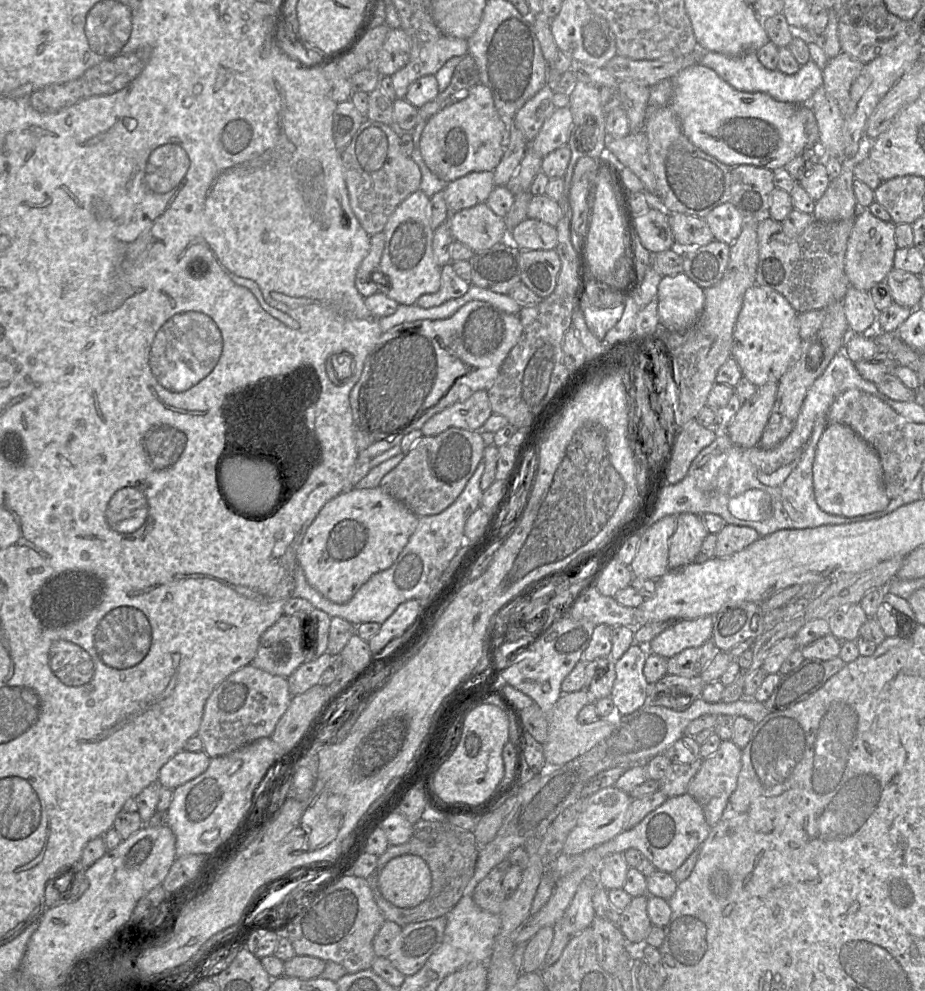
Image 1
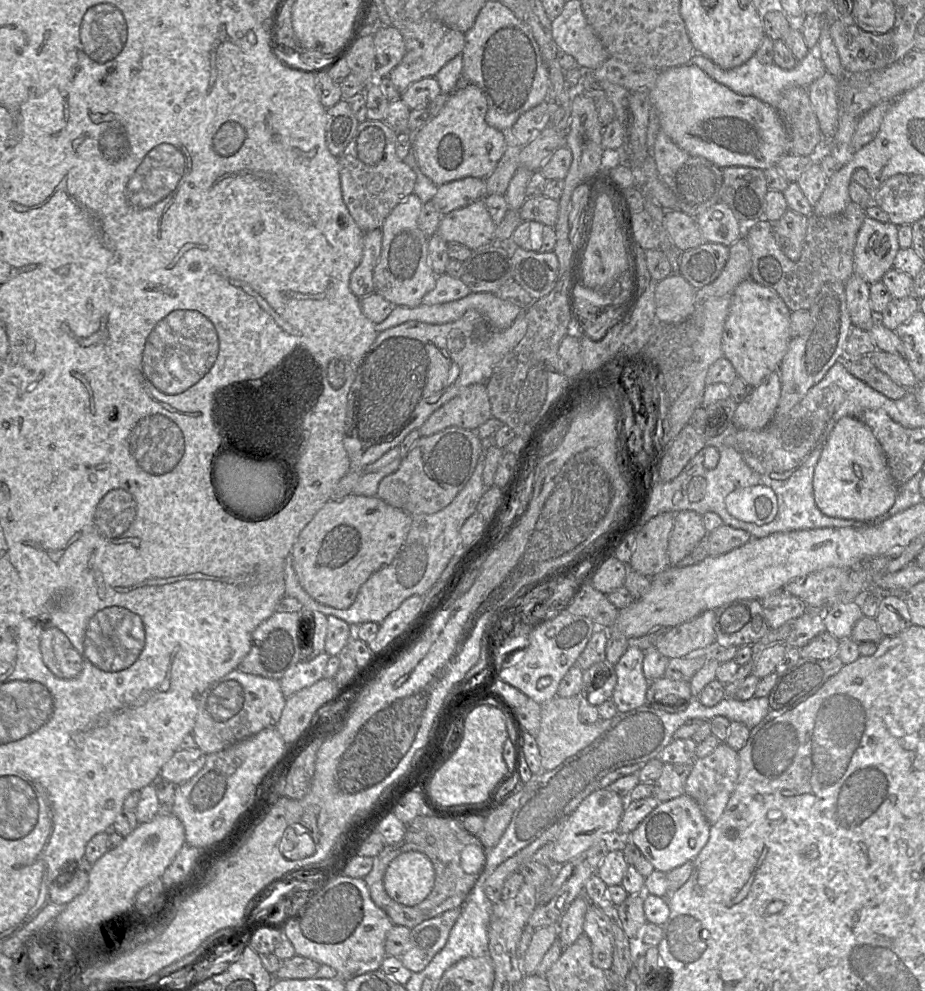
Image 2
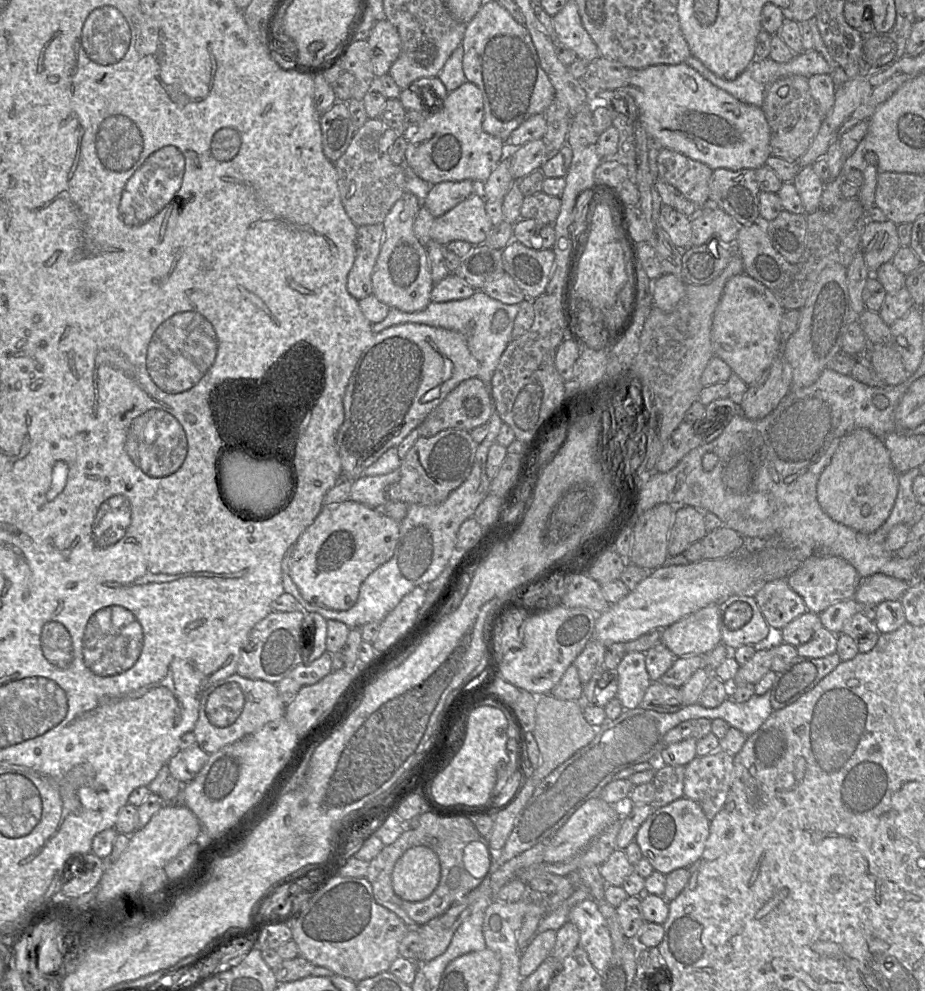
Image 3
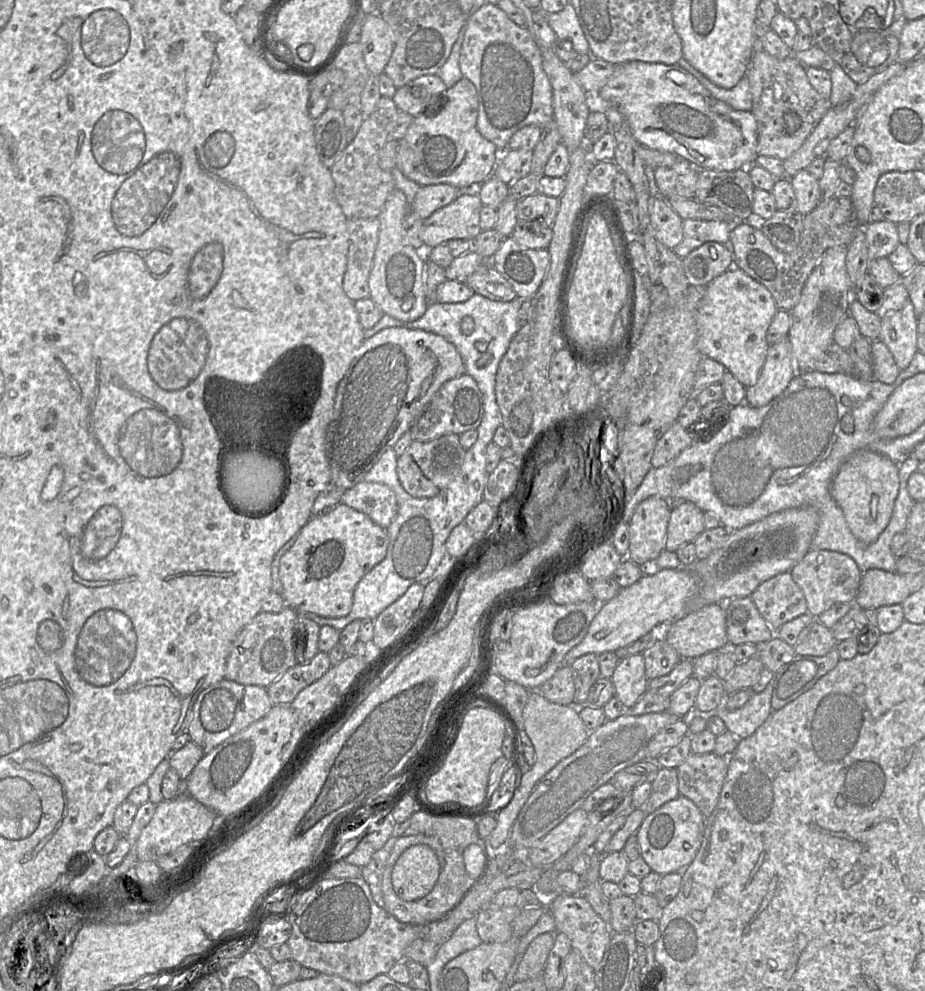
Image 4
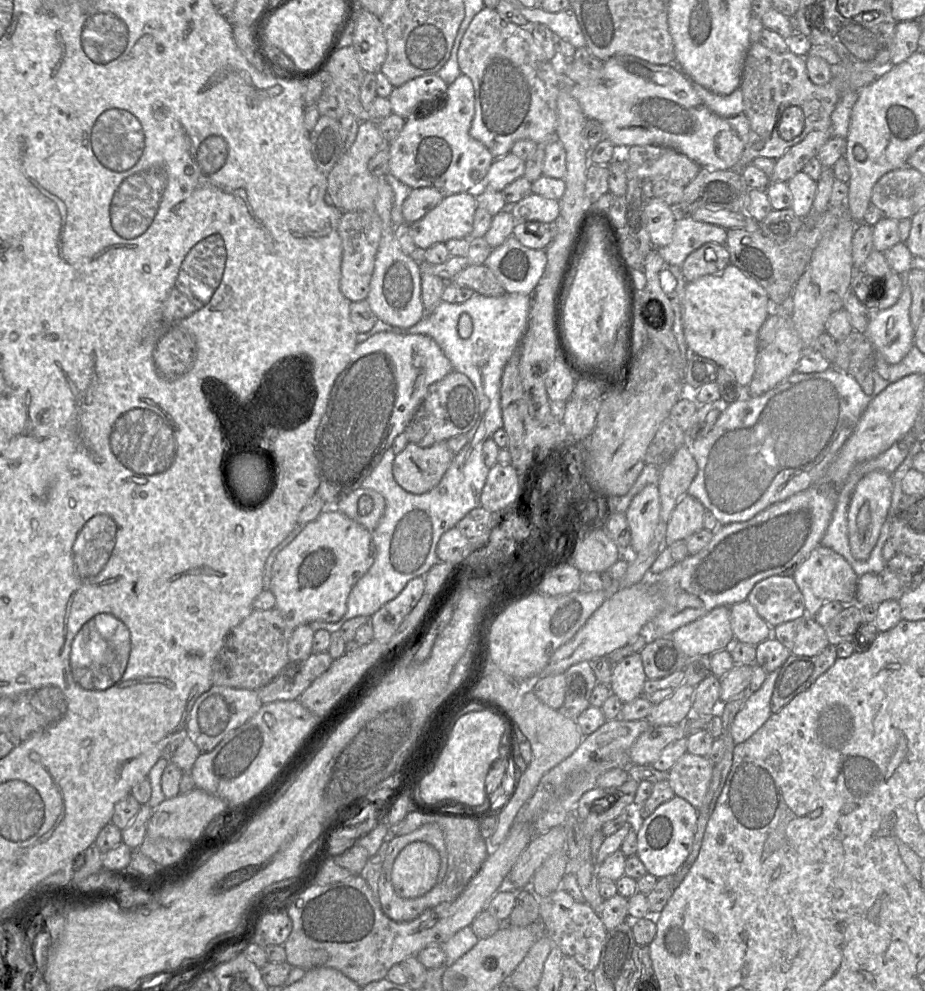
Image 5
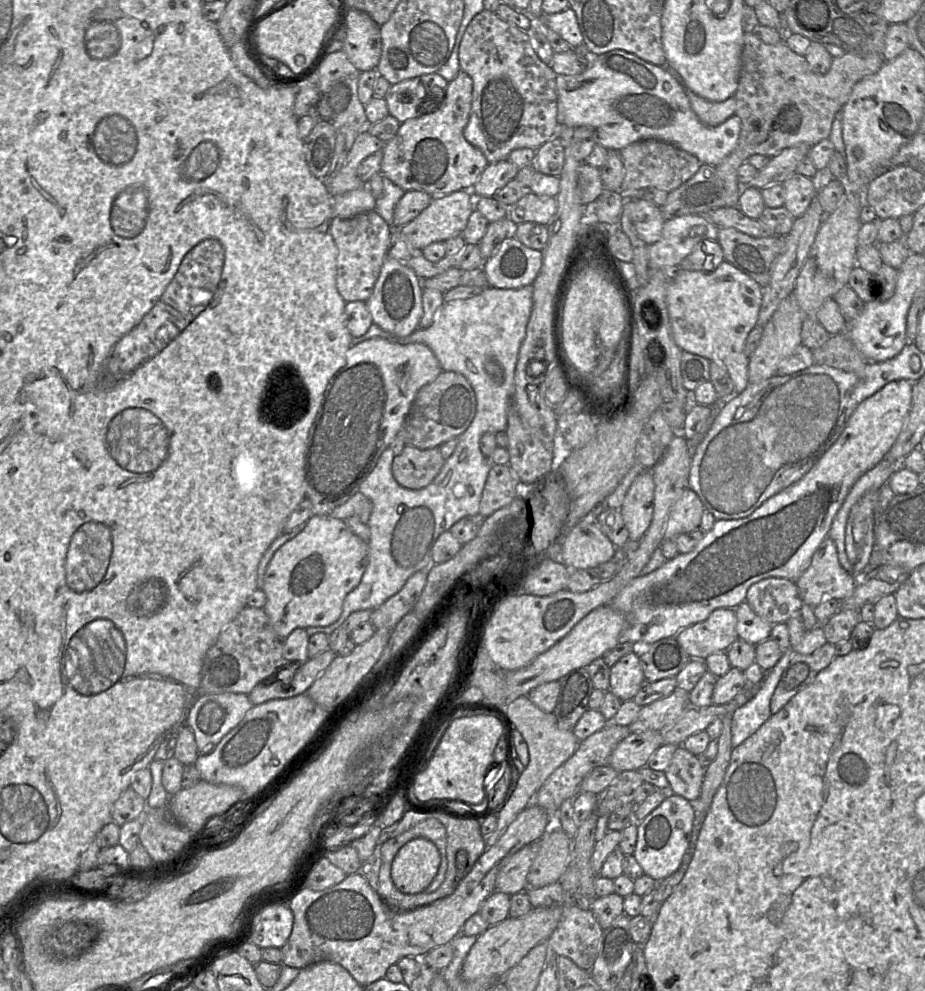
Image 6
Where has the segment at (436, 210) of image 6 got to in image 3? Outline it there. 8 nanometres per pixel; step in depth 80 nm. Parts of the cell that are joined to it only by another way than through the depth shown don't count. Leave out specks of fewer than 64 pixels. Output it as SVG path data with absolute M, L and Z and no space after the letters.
M475 192L445 214L436 217L430 229L431 240L446 246L452 241L483 244L492 223L485 210L485 199Z

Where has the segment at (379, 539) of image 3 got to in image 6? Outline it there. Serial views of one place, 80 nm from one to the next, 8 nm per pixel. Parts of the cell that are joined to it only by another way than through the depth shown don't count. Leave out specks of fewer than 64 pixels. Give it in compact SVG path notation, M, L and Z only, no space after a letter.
M313 515L304 530L286 542L269 562L261 590L266 594L266 612L275 632L287 638L296 628L325 627L336 622L342 614L344 599L356 588L368 563L369 545L355 535L343 520L330 515Z

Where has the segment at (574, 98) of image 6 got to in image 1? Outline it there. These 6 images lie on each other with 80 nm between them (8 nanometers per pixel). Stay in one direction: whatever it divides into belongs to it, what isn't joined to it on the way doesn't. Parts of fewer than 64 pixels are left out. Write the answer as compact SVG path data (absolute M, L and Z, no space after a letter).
M699 63L676 74L670 106L687 138L700 150L725 165L753 165L769 170L783 168L807 146L806 123L815 117L808 103L774 99L763 92L736 90L713 69Z

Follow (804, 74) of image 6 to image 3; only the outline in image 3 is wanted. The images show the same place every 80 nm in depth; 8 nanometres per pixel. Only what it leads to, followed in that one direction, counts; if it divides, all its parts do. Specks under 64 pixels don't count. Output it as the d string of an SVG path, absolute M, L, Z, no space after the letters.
M802 75L782 77L773 82L765 92L761 109L771 130L771 155L787 161L797 161L808 150L825 116L811 95L808 78Z

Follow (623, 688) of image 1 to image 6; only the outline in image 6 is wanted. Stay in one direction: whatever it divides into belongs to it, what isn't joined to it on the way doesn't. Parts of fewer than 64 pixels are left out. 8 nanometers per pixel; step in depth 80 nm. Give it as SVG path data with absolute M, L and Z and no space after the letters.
M630 652L610 667L609 691L622 701L632 700L644 680L640 658Z

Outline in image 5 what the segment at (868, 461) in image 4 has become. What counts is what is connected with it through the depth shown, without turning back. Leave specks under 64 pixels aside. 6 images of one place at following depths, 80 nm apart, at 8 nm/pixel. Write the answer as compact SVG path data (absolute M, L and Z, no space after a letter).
M872 471L856 485L848 508L848 536L851 553L858 560L866 560L874 548L883 524L888 518L892 500L893 482L890 474Z

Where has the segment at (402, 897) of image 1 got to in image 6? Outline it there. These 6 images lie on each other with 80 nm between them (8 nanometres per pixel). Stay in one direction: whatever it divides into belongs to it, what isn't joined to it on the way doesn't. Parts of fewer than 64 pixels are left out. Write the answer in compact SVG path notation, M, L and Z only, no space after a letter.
M414 838L403 845L394 857L392 881L402 893L424 892L435 878L440 863L440 852L432 841Z

